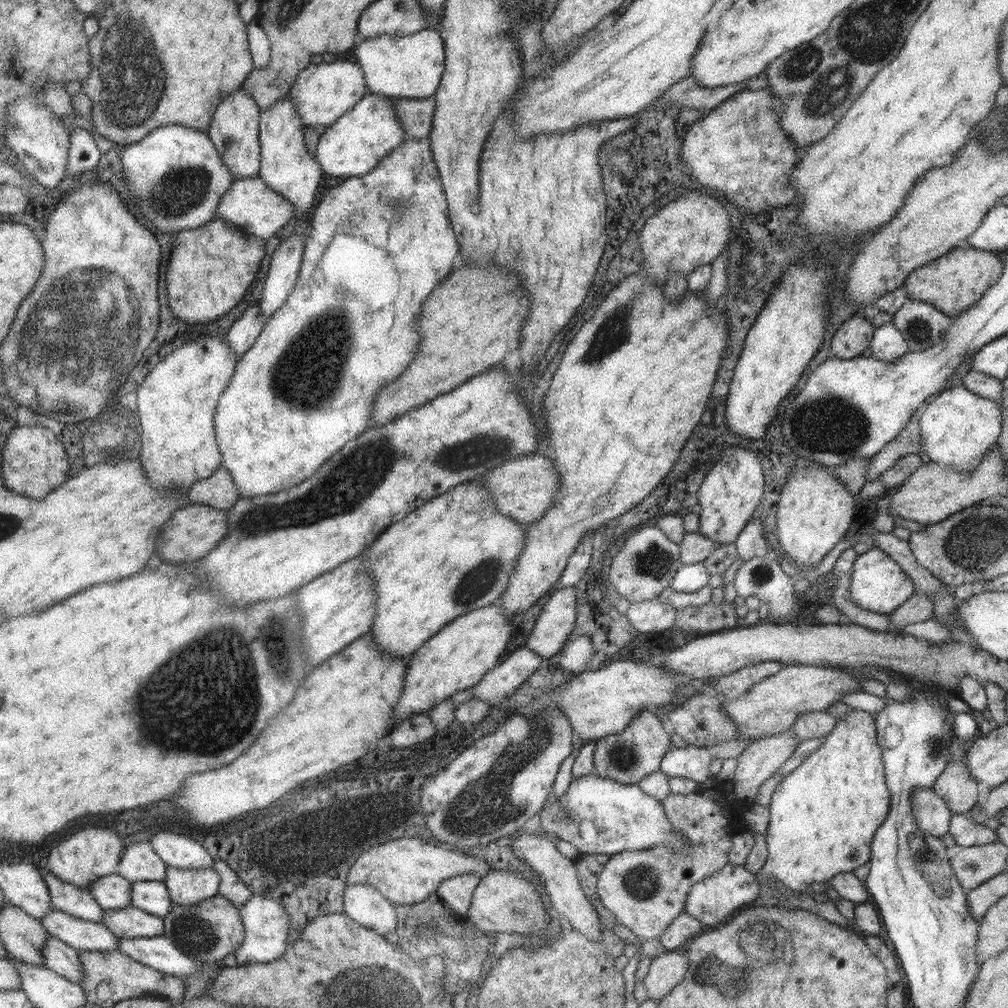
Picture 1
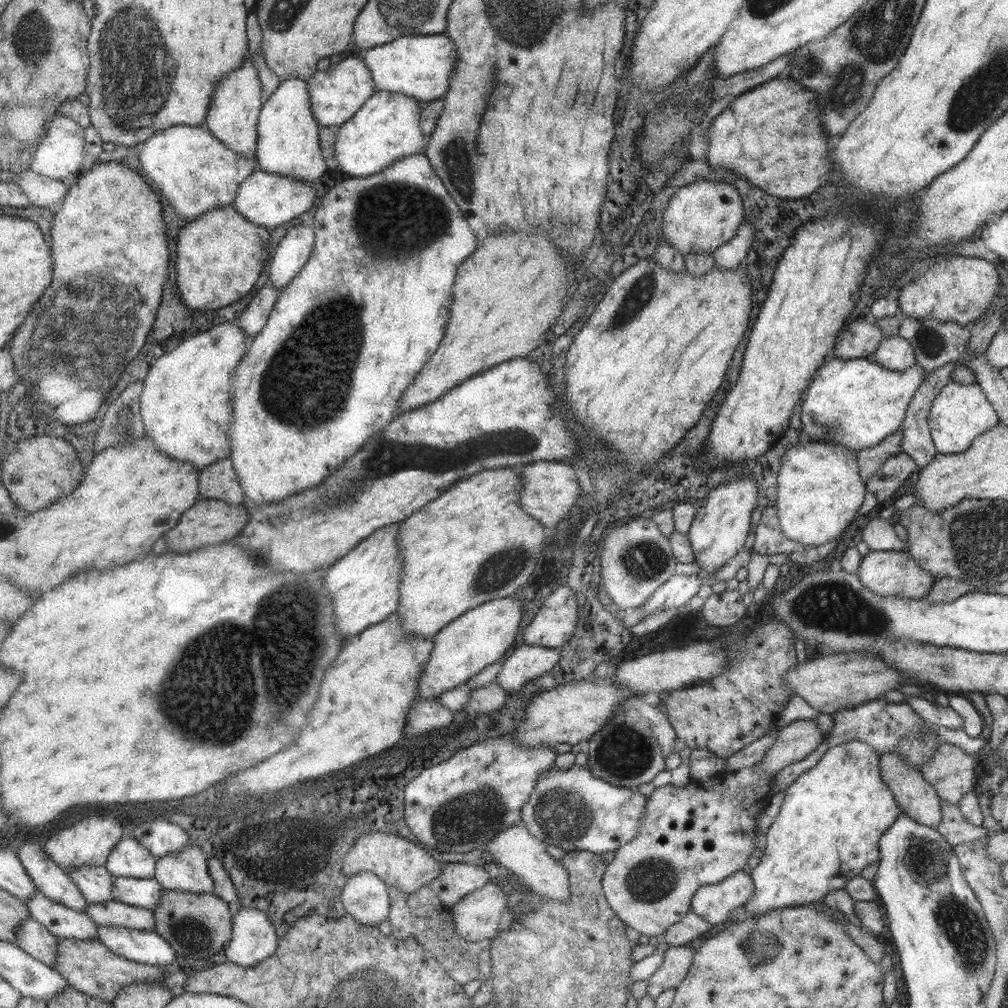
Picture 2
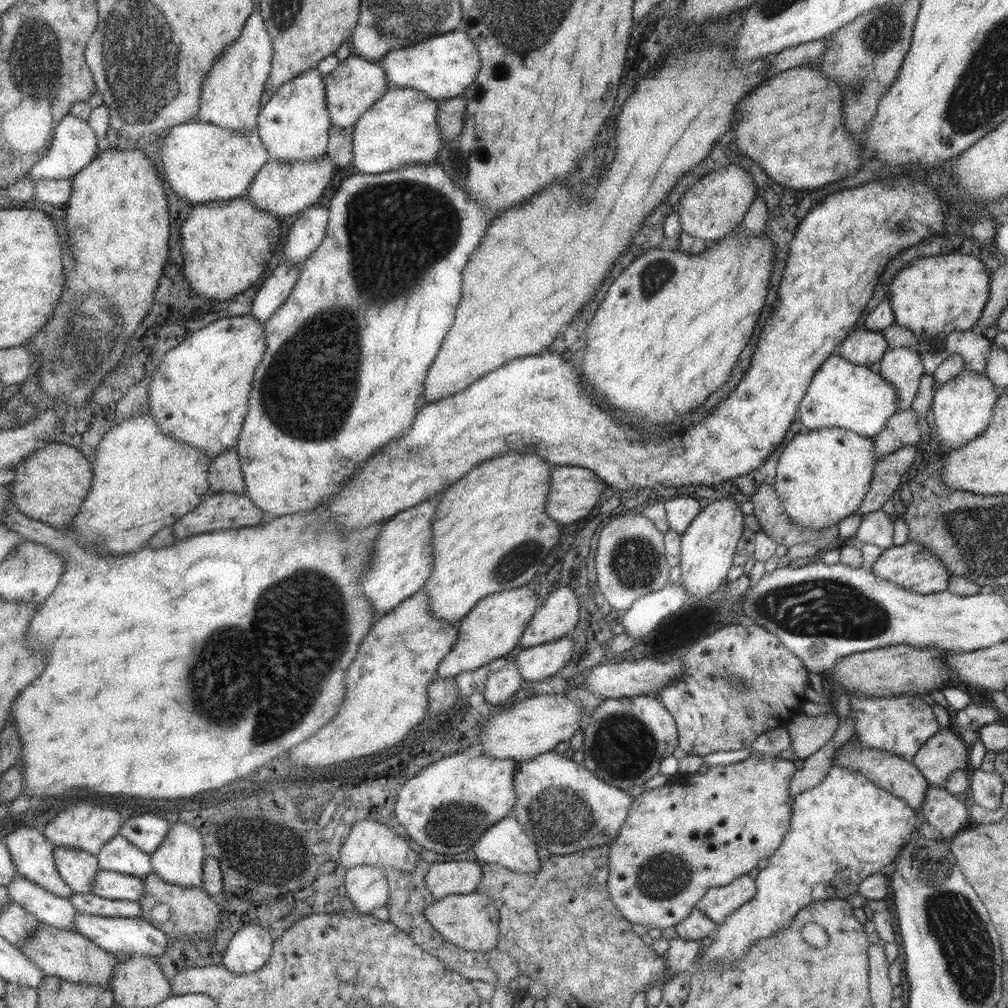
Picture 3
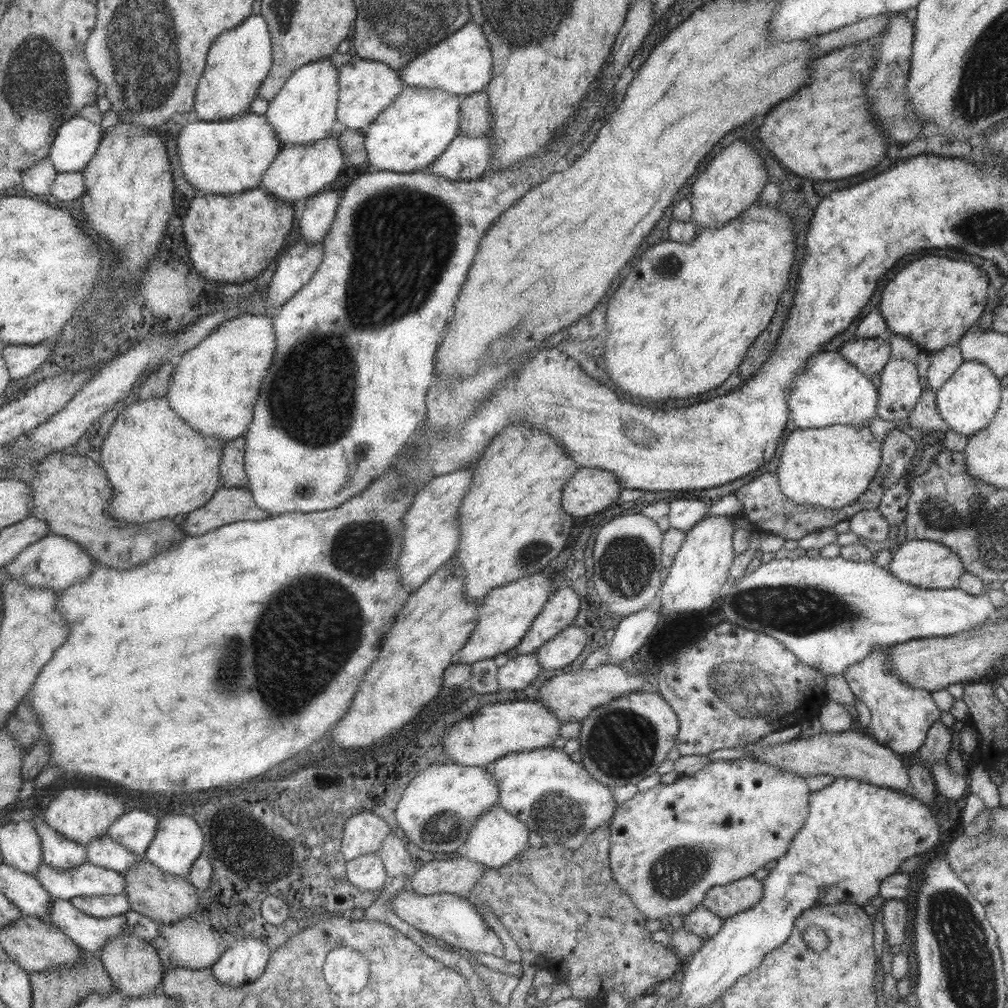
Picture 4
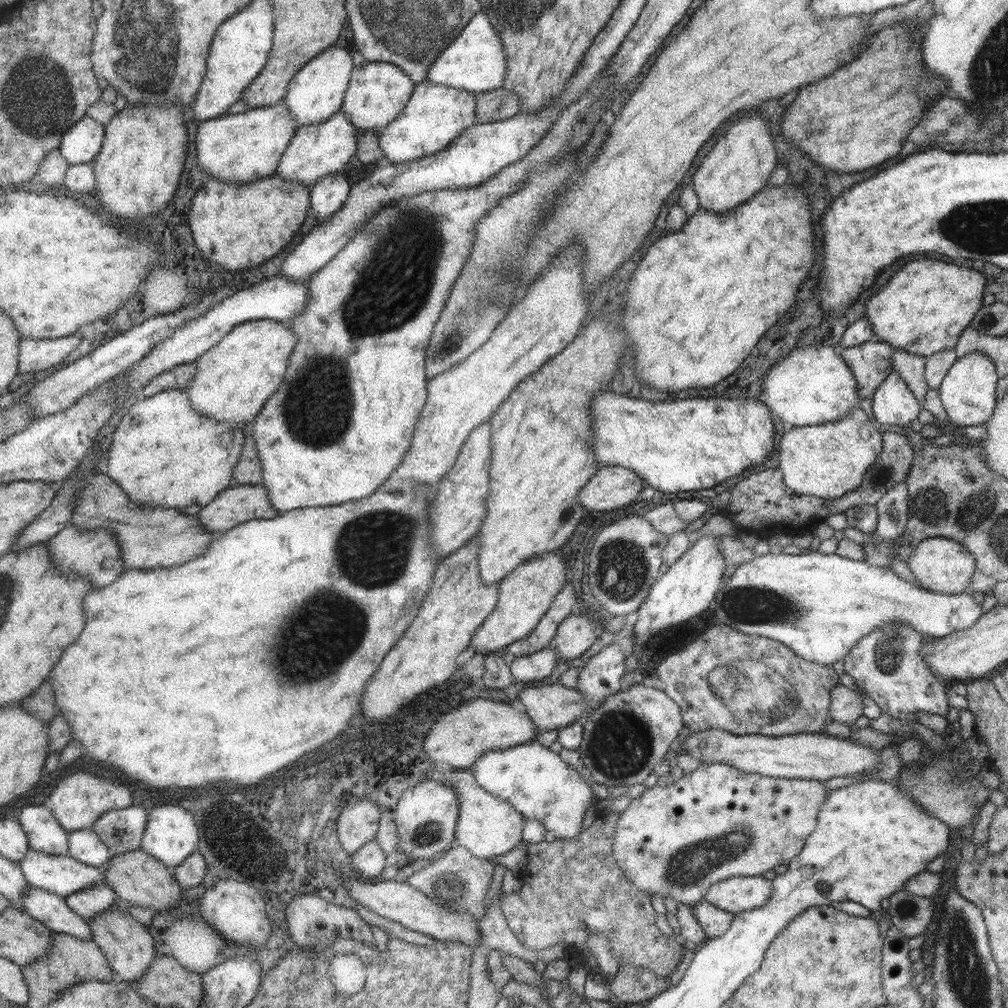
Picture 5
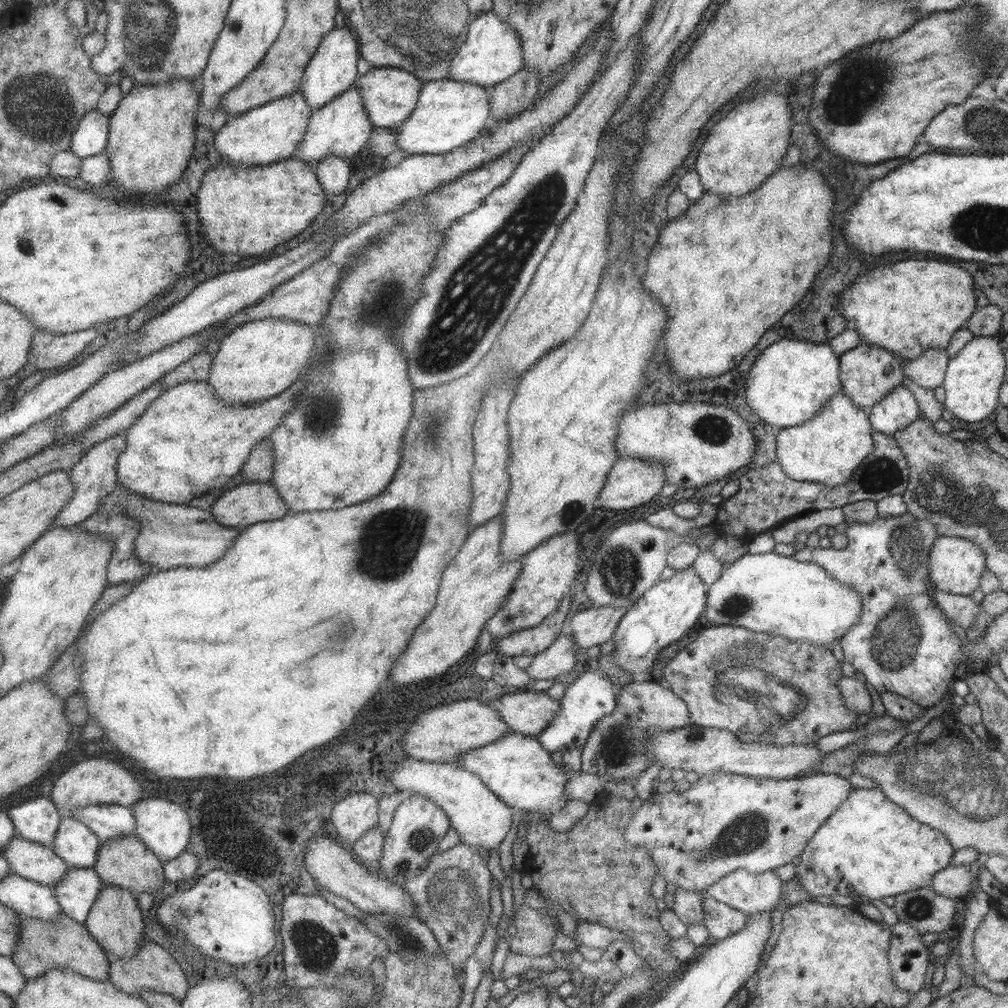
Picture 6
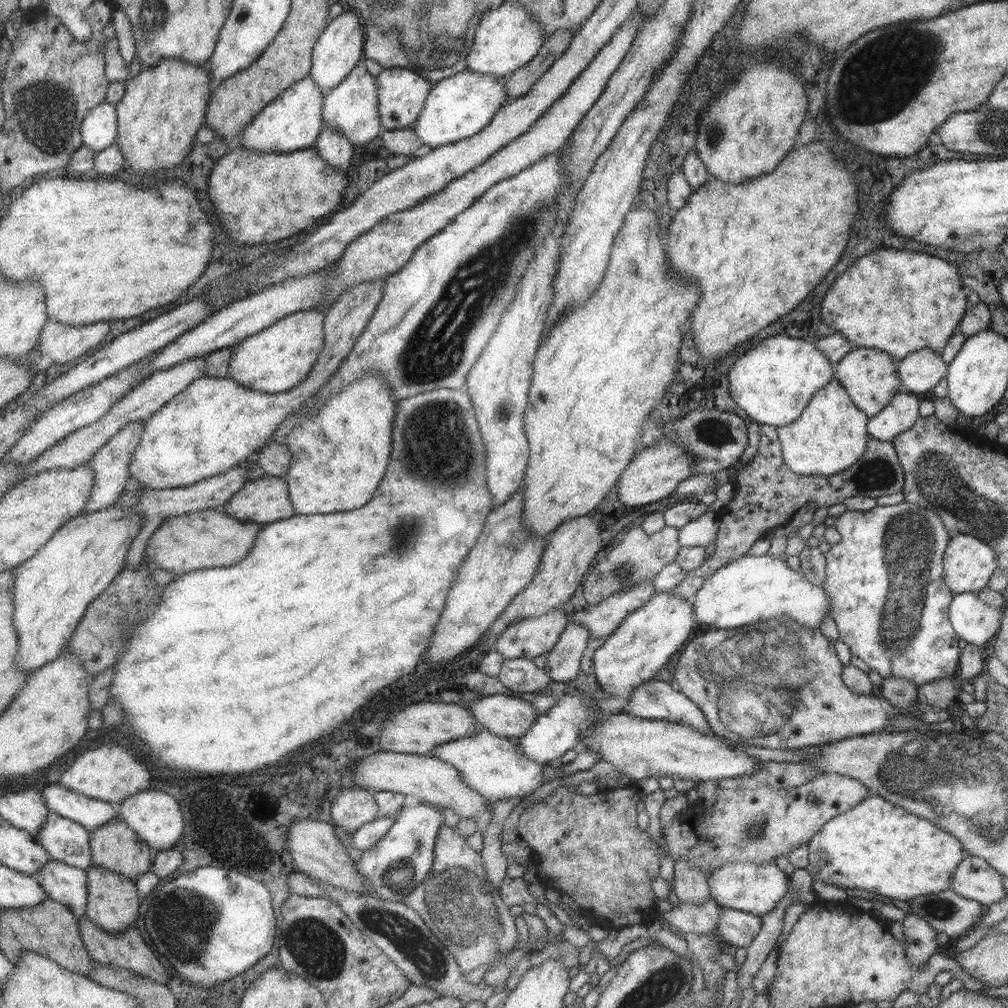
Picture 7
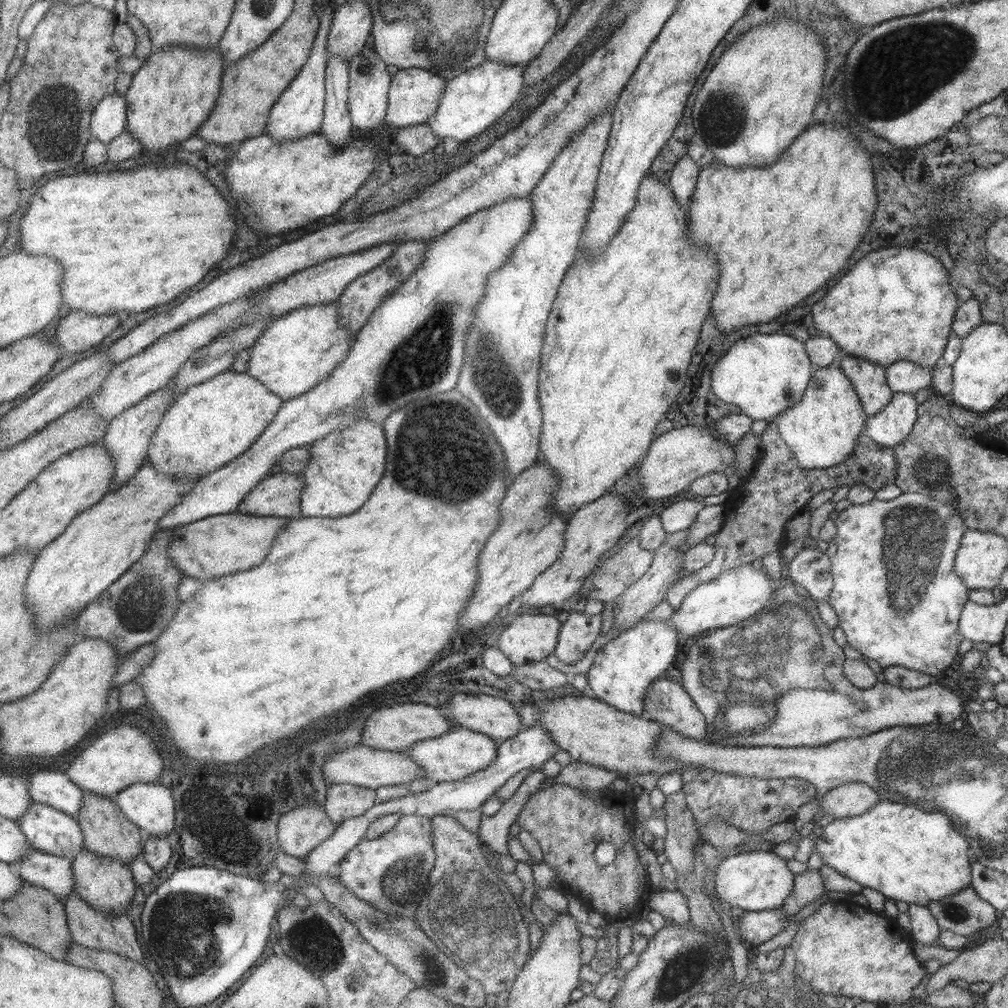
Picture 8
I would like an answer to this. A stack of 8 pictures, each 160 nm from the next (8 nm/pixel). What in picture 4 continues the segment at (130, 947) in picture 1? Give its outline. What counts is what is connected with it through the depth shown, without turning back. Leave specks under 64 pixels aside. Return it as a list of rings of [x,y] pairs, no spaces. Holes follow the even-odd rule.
[[[54,898],[52,900],[49,921],[58,926],[70,940],[76,942],[81,948],[90,953],[99,954],[101,949],[111,940],[119,935],[137,935],[147,939],[150,943],[159,936],[159,924],[155,919],[131,909],[129,912],[118,914],[109,918],[95,918],[85,914],[79,907],[76,907],[70,900]]]

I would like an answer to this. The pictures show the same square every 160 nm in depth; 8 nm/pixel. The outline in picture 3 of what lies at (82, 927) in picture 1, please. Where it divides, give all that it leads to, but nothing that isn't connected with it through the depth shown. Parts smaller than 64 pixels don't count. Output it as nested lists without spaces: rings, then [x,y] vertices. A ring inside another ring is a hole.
[[[23,875],[14,876],[6,887],[9,889],[12,900],[22,904],[28,911],[31,911],[31,914],[36,914],[41,923],[60,929],[74,930],[74,918],[79,912],[70,898],[59,896]]]

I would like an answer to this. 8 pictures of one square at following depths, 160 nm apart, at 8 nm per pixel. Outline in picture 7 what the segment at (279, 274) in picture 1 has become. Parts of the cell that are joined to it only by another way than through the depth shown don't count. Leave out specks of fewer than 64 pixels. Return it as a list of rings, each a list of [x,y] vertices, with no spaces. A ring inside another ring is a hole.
[[[324,127],[316,146],[330,167],[342,171],[351,169],[354,144],[339,129]]]

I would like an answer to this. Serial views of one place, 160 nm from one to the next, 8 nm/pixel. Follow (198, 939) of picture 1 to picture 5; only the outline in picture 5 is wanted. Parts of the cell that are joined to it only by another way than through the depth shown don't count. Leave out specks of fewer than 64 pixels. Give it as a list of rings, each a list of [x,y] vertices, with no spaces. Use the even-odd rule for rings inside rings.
[[[142,847],[114,855],[101,869],[105,873],[106,883],[113,887],[126,905],[146,906],[159,911],[167,910],[169,906],[177,906],[177,902],[181,900],[183,890],[175,879],[173,868],[165,866]]]

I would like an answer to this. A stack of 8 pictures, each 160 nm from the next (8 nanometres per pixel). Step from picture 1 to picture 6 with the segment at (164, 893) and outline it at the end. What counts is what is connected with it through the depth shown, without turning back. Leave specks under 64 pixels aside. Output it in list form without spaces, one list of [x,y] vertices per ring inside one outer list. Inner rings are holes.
[[[19,832],[3,853],[15,874],[47,886],[54,887],[59,884],[71,869],[75,869],[55,852],[53,846],[48,847],[46,844],[32,841]]]

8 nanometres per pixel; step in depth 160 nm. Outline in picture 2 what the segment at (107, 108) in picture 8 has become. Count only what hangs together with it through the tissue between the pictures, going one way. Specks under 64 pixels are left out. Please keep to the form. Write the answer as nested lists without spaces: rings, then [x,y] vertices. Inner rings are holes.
[[[58,113],[35,158],[31,170],[64,183],[72,183],[79,175],[85,158],[85,127],[74,118]]]

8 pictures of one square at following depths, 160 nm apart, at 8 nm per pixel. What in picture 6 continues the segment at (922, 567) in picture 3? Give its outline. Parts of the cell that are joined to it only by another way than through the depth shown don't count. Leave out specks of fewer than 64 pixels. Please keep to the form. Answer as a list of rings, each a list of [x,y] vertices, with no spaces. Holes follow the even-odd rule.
[[[938,536],[929,551],[928,577],[934,588],[970,596],[978,588],[981,575],[986,569],[983,551],[971,540],[963,537]]]

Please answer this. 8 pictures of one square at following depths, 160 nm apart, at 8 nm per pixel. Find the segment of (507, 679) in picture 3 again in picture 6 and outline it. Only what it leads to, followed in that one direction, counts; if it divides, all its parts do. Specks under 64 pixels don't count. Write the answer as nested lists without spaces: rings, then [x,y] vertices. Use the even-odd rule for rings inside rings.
[[[559,634],[545,650],[533,657],[525,674],[533,680],[555,680],[563,674],[571,675],[571,670],[577,664],[576,650],[571,634]]]

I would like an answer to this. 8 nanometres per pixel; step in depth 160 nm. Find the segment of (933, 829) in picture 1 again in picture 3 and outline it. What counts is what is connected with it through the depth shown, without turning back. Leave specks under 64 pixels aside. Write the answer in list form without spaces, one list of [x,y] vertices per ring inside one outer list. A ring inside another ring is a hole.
[[[848,741],[834,751],[832,764],[838,764],[838,766],[842,766],[842,768],[846,768],[846,770],[861,773],[875,786],[878,786],[879,788],[894,794],[896,798],[903,800],[911,810],[916,813],[921,810],[923,795],[925,790],[927,790],[927,787],[929,787],[929,784],[919,770],[913,766],[911,761],[903,760],[897,755],[887,751],[871,750],[871,748],[859,744],[857,741]]]

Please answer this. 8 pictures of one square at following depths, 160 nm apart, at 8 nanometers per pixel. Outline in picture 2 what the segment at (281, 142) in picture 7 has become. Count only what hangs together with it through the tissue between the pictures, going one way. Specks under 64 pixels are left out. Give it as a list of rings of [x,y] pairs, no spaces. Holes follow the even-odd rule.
[[[177,125],[158,132],[141,144],[140,157],[145,168],[145,175],[151,179],[153,186],[159,188],[171,200],[177,214],[181,214],[189,220],[195,220],[201,214],[217,210],[223,205],[233,205],[243,182],[247,181],[247,178],[254,175],[260,168],[257,157],[247,158],[245,155],[239,154],[221,142],[219,137],[212,133],[212,130],[202,125]]]

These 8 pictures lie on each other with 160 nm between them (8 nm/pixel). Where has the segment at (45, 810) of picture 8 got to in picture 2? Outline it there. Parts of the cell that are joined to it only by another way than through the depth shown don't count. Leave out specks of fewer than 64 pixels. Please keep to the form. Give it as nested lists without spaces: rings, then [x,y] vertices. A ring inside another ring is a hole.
[[[122,838],[108,858],[106,867],[115,877],[156,878],[158,857],[139,840]]]

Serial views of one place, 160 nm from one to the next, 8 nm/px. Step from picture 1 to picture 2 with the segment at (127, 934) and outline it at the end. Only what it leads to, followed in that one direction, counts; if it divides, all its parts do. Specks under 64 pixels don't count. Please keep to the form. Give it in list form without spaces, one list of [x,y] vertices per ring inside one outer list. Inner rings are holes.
[[[112,901],[89,903],[86,913],[99,925],[131,927],[139,930],[156,930],[155,913],[143,907]]]

